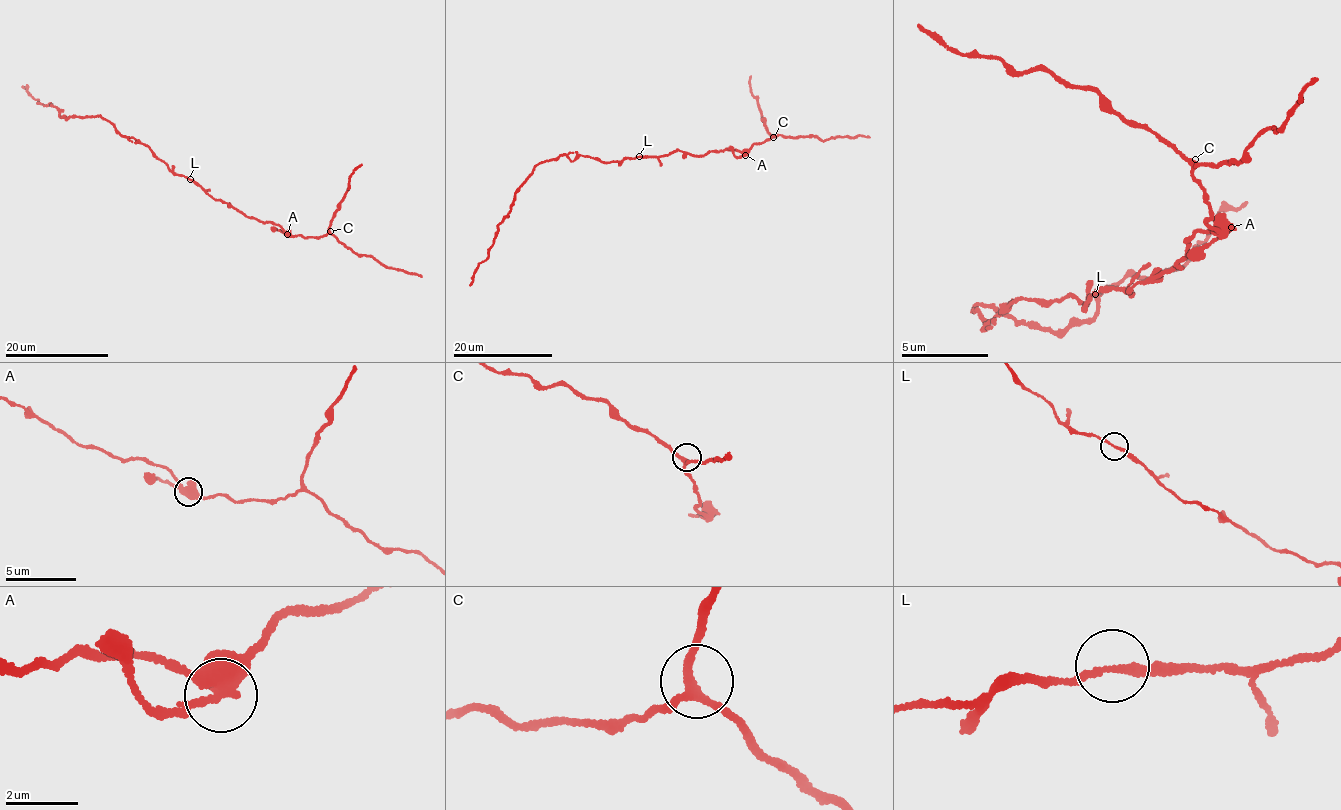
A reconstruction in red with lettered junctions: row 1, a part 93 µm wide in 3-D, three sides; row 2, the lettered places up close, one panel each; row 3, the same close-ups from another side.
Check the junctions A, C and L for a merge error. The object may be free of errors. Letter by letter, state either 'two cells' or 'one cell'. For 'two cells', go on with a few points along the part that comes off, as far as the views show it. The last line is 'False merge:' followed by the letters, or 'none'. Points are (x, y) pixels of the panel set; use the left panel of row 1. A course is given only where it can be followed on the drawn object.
A: two cells; foreign part runs (287, 233), (271, 229)
C: one cell
L: one cell
False merge: A

